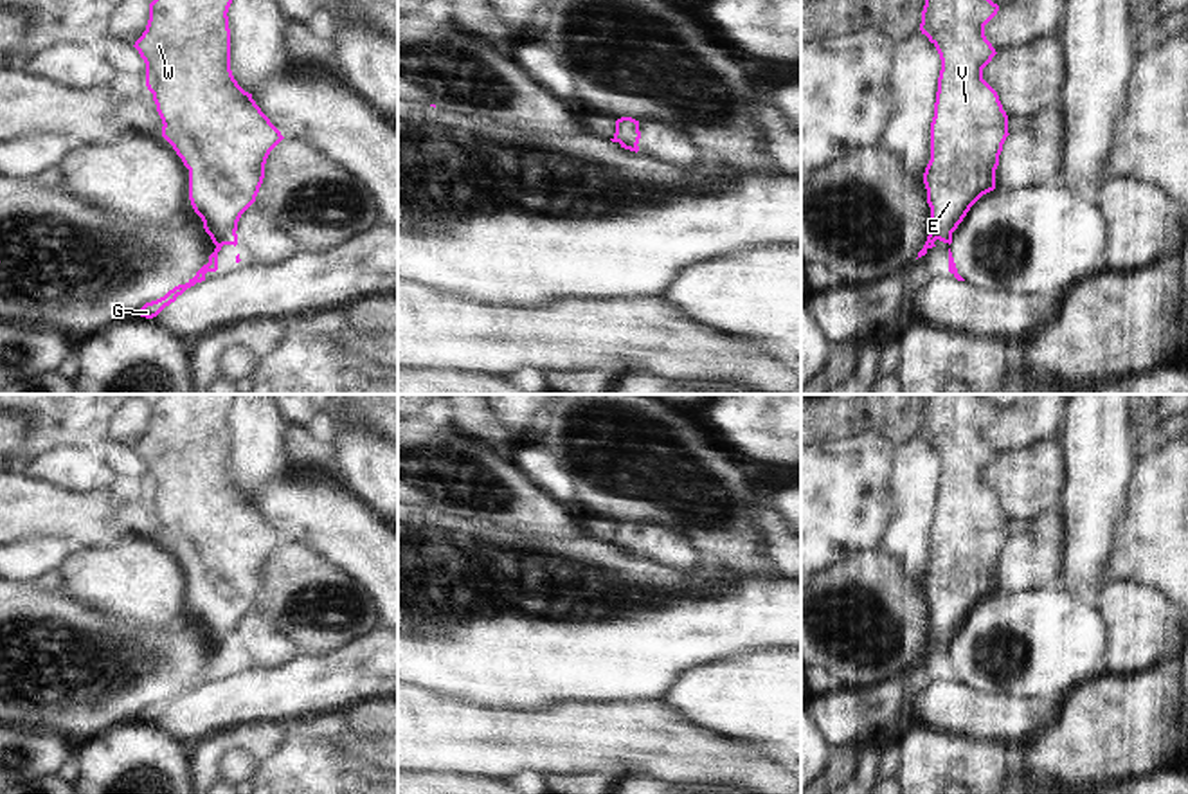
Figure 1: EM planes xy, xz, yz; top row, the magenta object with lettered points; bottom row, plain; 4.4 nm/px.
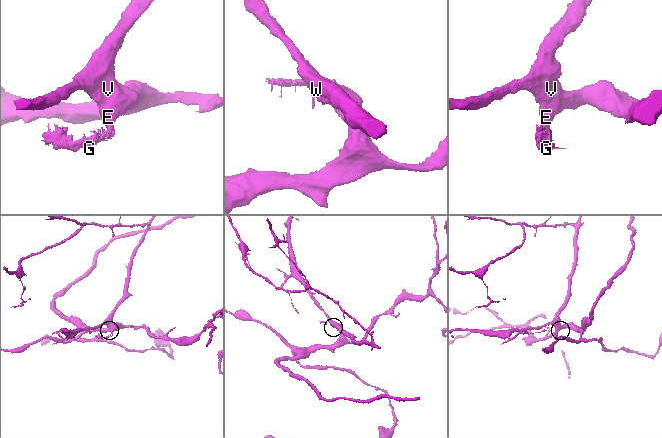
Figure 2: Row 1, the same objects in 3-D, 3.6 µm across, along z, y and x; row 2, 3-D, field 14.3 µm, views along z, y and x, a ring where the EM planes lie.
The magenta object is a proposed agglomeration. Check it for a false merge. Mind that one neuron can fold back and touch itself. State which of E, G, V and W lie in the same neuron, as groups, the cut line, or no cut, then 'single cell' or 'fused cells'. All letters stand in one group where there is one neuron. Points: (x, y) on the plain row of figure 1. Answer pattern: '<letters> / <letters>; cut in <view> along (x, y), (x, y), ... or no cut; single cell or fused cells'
E V W / G; cut in xy along (204, 627), (222, 649); fused cells

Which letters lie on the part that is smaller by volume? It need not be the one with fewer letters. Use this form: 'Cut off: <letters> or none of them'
Cut off: G

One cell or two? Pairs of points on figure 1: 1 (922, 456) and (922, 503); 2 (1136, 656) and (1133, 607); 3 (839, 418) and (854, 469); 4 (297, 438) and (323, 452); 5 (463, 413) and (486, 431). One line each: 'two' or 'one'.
1: one
2: one
3: two
4: one
5: one

